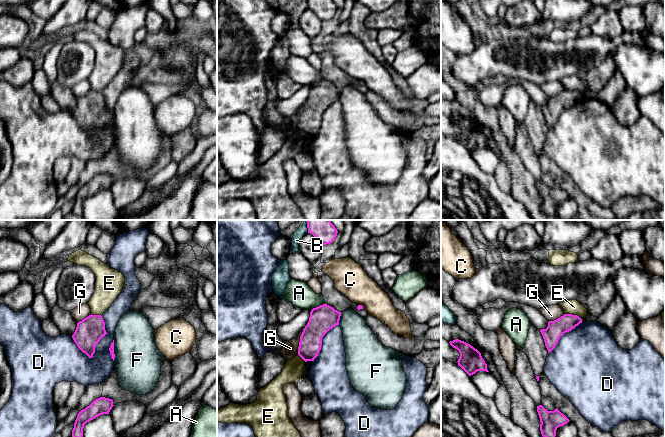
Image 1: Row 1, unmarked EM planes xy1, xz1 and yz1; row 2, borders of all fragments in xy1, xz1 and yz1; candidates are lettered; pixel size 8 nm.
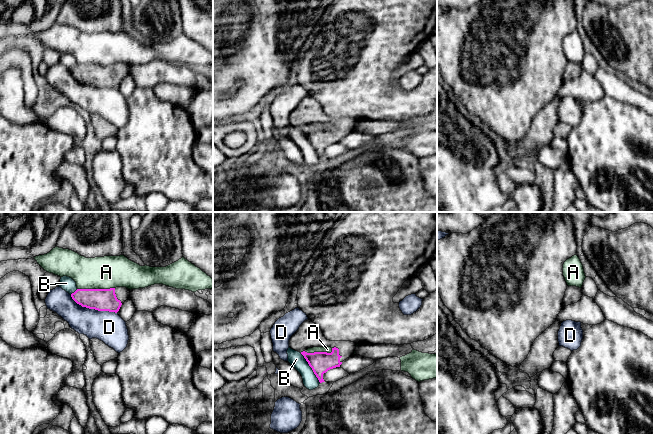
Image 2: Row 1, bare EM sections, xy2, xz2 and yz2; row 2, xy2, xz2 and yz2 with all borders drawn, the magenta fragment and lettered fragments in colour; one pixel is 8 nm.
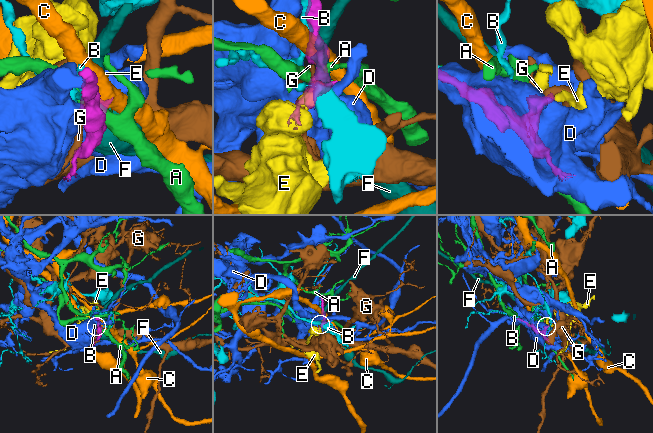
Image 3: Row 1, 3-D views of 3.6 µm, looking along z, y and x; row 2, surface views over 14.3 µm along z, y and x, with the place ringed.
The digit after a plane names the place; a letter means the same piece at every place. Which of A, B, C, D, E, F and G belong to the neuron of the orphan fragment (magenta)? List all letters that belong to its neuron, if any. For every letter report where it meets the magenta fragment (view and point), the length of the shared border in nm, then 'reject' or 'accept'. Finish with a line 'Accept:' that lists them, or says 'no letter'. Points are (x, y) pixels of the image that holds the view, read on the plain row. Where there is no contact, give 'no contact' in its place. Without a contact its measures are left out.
A: xy2 (95, 65) | 300 nm | reject
B: xz2 (311, 143) | 280 nm | reject
C: xz1 (361, 81) | 50 nm | reject
D: xy1 (101, 113) | 360 nm | reject
E: yz1 (574, 91) | 170 nm | reject
F: xy1 (113, 126) | 170 nm | reject
G: xz1 (299, 118) | 200 nm | reject
Accept: no letter

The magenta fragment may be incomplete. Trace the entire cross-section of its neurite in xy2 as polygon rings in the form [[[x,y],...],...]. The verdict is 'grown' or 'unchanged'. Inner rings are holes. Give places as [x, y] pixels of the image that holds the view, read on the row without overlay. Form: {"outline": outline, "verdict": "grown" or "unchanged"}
{"outline": [[[126,63],[77,65],[71,70],[71,73],[82,83],[117,89],[121,81],[129,75],[130,65]]], "verdict": "grown"}

